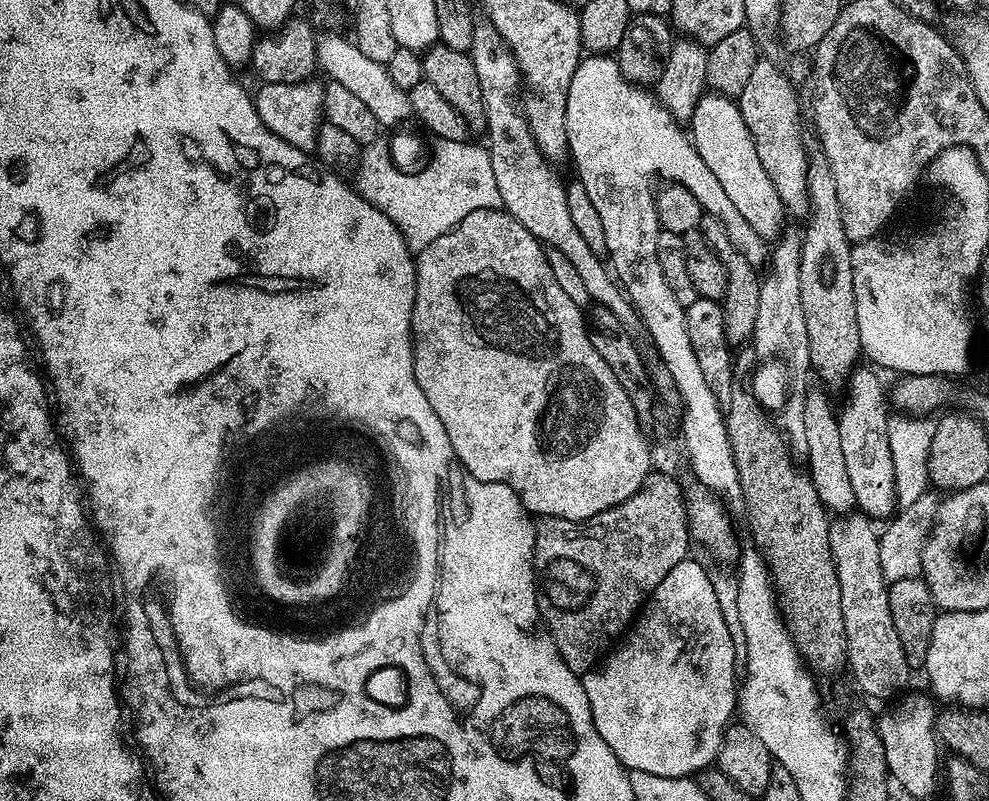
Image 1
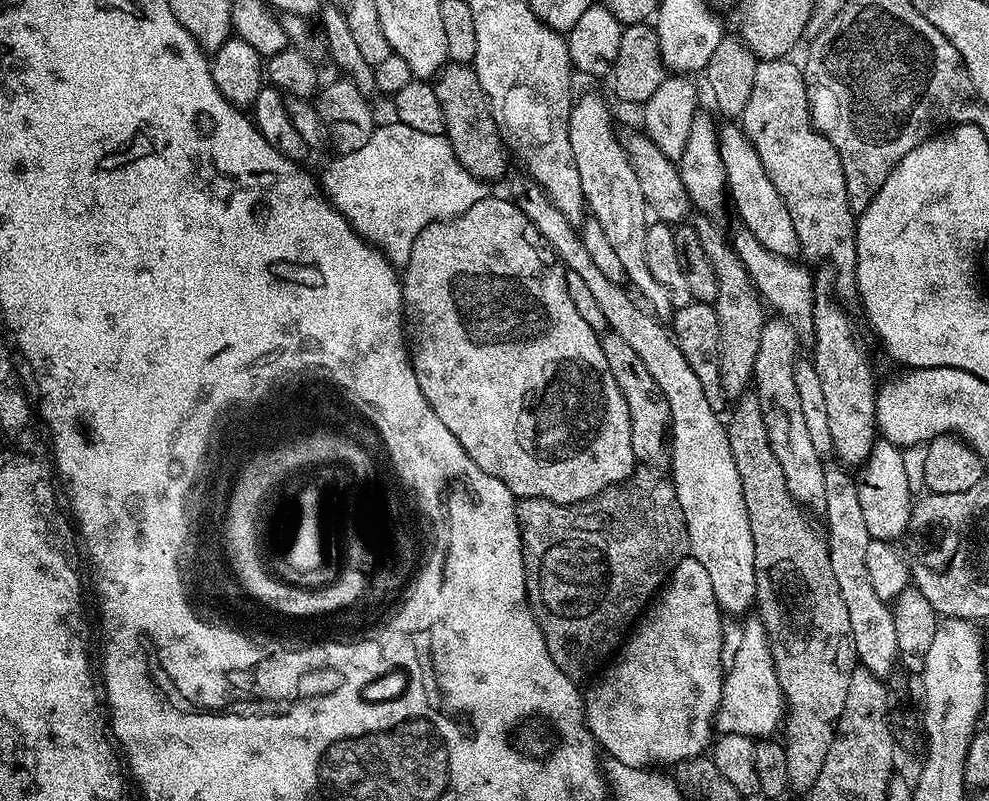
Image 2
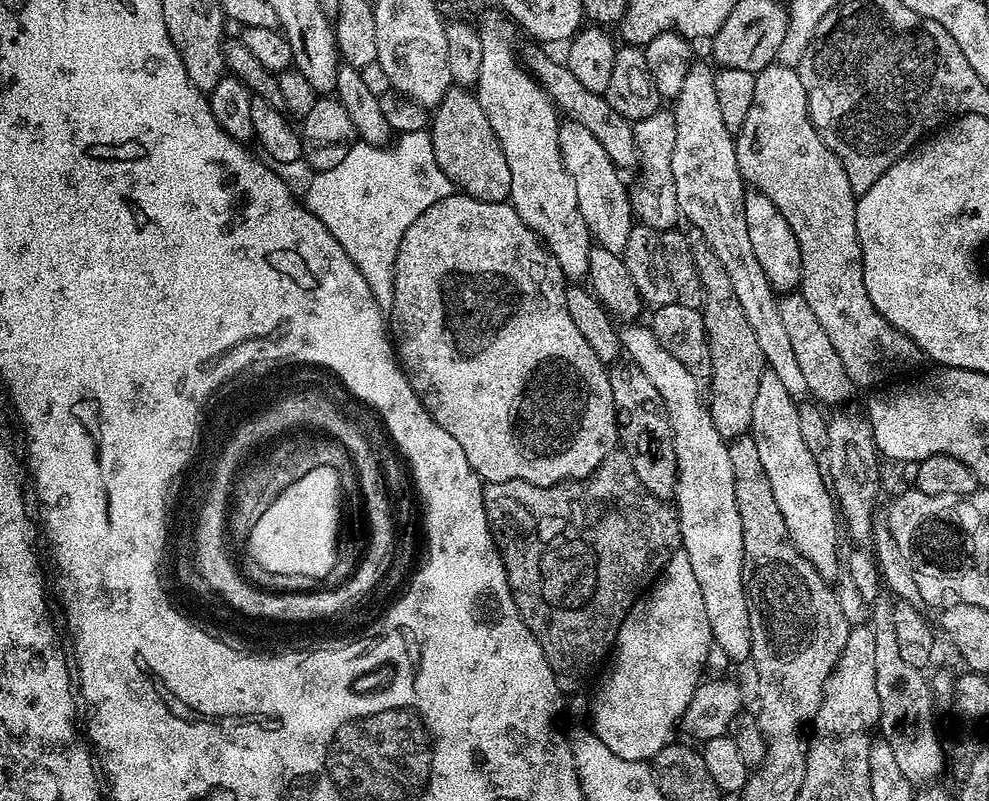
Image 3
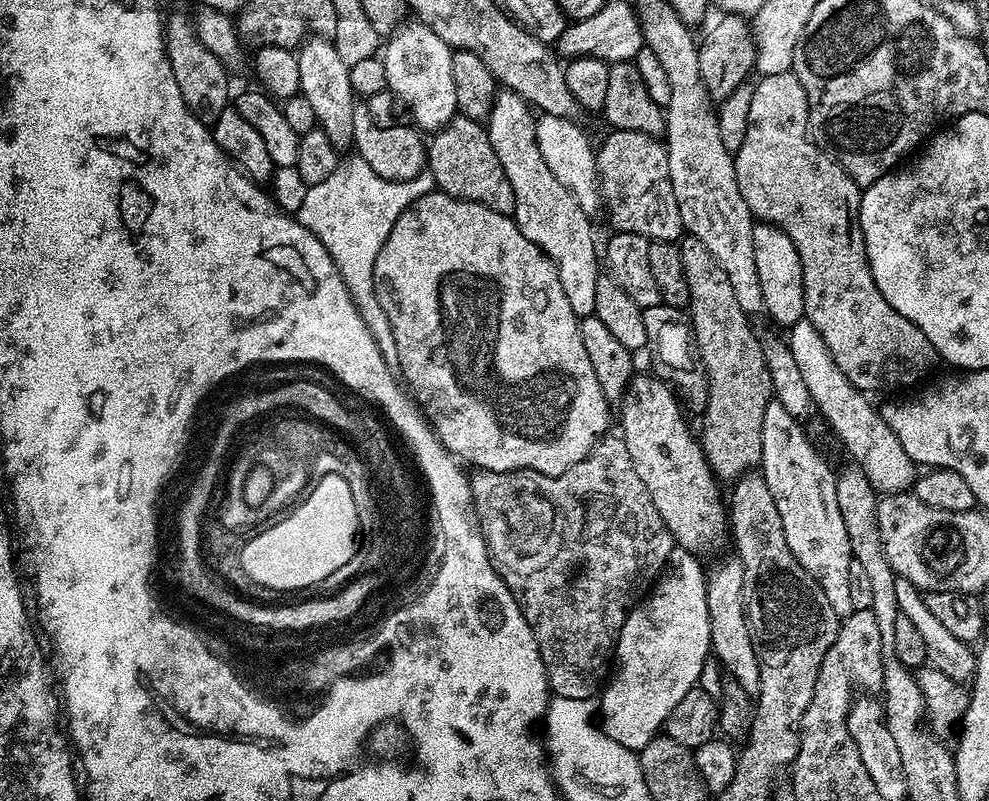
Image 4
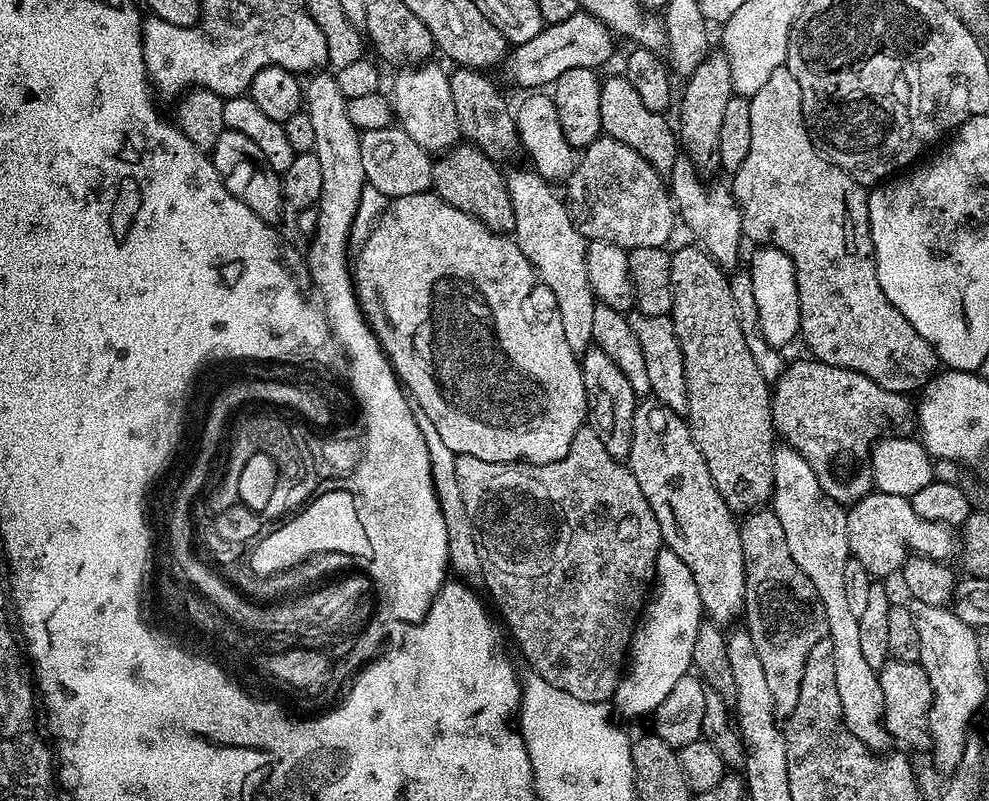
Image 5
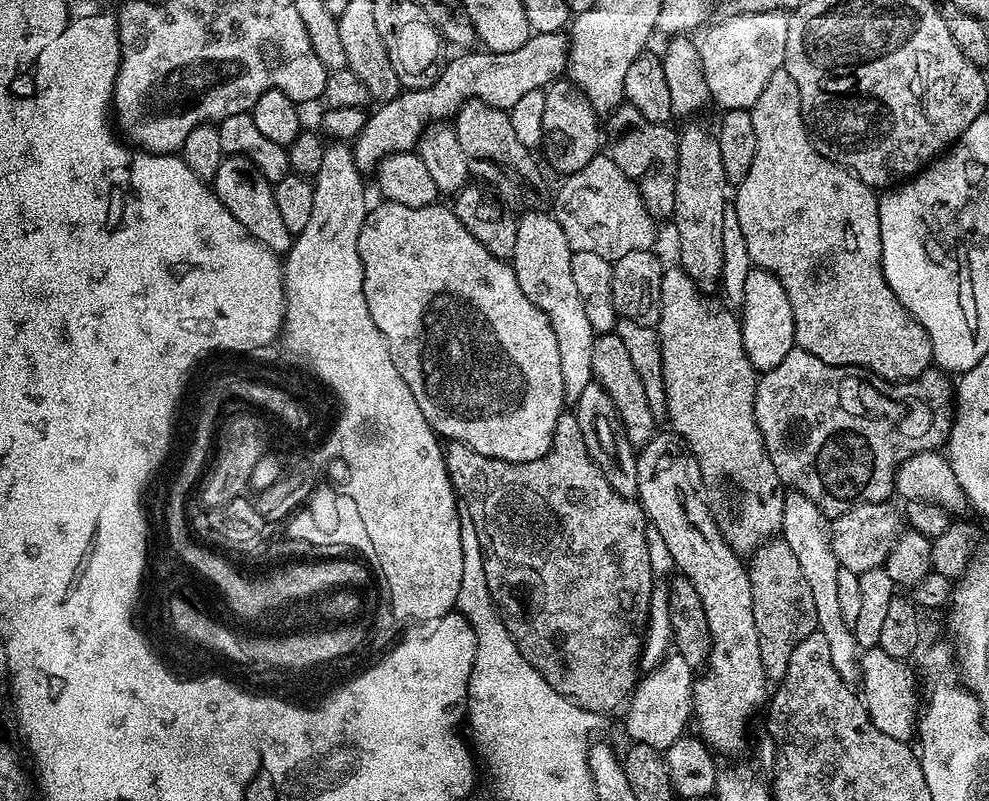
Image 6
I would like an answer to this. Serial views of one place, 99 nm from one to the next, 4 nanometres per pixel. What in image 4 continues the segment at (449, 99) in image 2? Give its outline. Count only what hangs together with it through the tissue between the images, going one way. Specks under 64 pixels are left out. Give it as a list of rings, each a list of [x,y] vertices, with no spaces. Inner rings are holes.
[[[459,114],[453,116],[445,128],[427,141],[426,168],[432,174],[433,185],[448,196],[478,202],[503,216],[515,213],[510,178],[506,178],[506,170],[502,170],[502,162],[498,162],[498,154],[494,154],[494,146],[490,146],[488,129],[481,121]]]

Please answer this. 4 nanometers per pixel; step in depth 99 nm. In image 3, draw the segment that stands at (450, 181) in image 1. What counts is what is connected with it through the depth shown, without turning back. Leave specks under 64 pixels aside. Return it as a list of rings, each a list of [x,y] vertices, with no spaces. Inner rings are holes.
[[[427,131],[402,132],[385,145],[357,142],[338,166],[330,166],[330,170],[317,172],[311,178],[304,196],[302,192],[304,207],[338,238],[342,250],[350,254],[350,262],[366,278],[366,286],[370,286],[381,309],[391,309],[394,266],[406,230],[434,202],[454,192],[450,178],[442,174],[442,166],[434,158],[431,135]]]

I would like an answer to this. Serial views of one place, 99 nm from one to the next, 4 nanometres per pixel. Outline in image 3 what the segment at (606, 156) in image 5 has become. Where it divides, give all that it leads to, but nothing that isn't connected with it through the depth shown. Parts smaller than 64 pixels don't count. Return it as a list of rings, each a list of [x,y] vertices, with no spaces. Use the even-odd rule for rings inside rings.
[[[661,110],[650,114],[650,118],[635,121],[632,124],[632,134],[636,149],[640,152],[638,172],[641,172],[636,181],[631,181],[628,193],[628,200],[632,204],[632,215],[639,223],[655,228],[659,233],[675,229],[676,220],[679,221],[681,215],[672,177],[676,123],[671,111]]]

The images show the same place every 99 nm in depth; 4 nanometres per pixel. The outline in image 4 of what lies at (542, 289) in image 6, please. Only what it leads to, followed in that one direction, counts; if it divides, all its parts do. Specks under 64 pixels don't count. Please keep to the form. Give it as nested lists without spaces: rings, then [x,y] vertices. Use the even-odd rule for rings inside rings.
[[[497,91],[486,127],[490,146],[494,146],[494,154],[498,154],[498,162],[502,162],[502,170],[506,170],[506,178],[510,178],[510,186],[514,190],[514,219],[518,230],[522,230],[522,234],[526,234],[526,238],[530,238],[530,242],[534,242],[534,246],[542,249],[552,260],[558,272],[558,282],[562,282],[562,290],[566,290],[570,310],[574,310],[577,318],[593,315],[598,269],[596,240],[592,237],[592,224],[588,221],[591,219],[589,213],[578,206],[570,190],[566,190],[566,186],[550,174],[550,166],[542,162],[533,109],[517,92]]]

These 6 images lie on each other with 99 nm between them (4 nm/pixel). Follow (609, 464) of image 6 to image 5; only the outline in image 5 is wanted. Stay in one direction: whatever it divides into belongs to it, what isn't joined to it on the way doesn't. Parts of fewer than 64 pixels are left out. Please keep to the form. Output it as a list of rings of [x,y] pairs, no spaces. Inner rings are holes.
[[[589,346],[579,357],[582,370],[582,382],[586,386],[586,398],[588,399],[587,423],[598,434],[602,446],[615,460],[627,461],[630,454],[630,442],[632,441],[632,423],[634,422],[634,410],[638,403],[636,391],[630,386],[622,370],[614,366],[614,358],[606,354],[606,350]]]

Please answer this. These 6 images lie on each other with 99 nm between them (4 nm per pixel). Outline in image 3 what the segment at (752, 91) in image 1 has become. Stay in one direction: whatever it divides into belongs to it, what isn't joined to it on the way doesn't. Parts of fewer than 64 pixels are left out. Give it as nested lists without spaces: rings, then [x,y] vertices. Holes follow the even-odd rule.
[[[773,62],[756,73],[754,102],[750,102],[750,114],[746,114],[746,122],[742,122],[734,139],[738,170],[745,185],[766,194],[766,198],[770,198],[770,202],[778,206],[782,218],[790,222],[794,238],[798,238],[798,250],[802,254],[802,274],[798,291],[802,298],[806,298],[806,306],[810,306],[814,318],[818,318],[818,326],[826,330],[834,350],[838,350],[838,358],[842,358],[842,366],[853,385],[857,389],[872,390],[877,386],[887,385],[892,382],[887,380],[892,380],[903,372],[914,371],[920,360],[922,361],[920,347],[902,330],[886,322],[886,318],[882,318],[882,314],[874,310],[870,294],[866,294],[862,250],[856,233],[858,196],[852,191],[850,178],[846,178],[846,170],[842,170],[842,162],[838,162],[836,155],[824,145],[822,138],[816,133],[816,127],[812,125],[806,86],[802,86],[802,78],[796,68]]]

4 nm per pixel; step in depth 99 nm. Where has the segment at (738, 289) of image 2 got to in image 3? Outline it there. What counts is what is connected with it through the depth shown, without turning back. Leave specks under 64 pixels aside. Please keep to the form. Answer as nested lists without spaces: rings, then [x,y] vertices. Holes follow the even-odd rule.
[[[692,230],[688,232],[688,241],[692,247],[694,266],[698,266],[698,278],[702,278],[704,287],[704,321],[710,346],[710,362],[712,363],[712,397],[707,397],[708,413],[712,416],[718,434],[725,438],[745,435],[752,426],[754,410],[754,394],[758,394],[758,378],[766,370],[764,355],[758,346],[754,329],[746,322],[746,313],[734,294],[734,286],[718,254],[702,238],[702,234]]]

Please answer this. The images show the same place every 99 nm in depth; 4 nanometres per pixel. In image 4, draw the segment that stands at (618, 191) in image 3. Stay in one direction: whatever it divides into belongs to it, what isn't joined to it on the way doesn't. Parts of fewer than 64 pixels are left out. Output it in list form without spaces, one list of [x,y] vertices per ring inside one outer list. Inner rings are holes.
[[[540,114],[536,116],[536,141],[538,151],[542,154],[542,162],[550,166],[550,174],[570,190],[570,194],[582,206],[582,210],[589,214],[601,211],[602,197],[596,174],[596,153],[594,144],[588,141],[588,136],[579,128],[576,120],[558,118],[554,114]]]

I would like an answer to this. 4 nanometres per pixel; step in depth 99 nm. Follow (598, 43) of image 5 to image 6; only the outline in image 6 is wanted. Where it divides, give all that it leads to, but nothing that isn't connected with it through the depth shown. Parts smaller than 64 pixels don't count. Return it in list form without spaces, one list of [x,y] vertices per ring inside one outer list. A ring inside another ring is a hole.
[[[537,32],[529,36],[527,42],[518,46],[518,50],[509,52],[489,52],[487,50],[464,50],[447,61],[444,69],[440,71],[440,77],[433,82],[430,88],[413,88],[401,91],[393,100],[381,103],[375,113],[369,115],[362,130],[356,135],[351,145],[354,154],[354,162],[360,168],[361,173],[368,174],[375,169],[380,161],[395,152],[413,151],[420,143],[420,135],[424,129],[433,122],[443,121],[445,118],[455,117],[456,112],[467,100],[481,100],[495,108],[505,110],[512,109],[520,99],[531,92],[539,92],[547,89],[554,80],[559,80],[565,75],[568,66],[568,41],[558,32]]]

